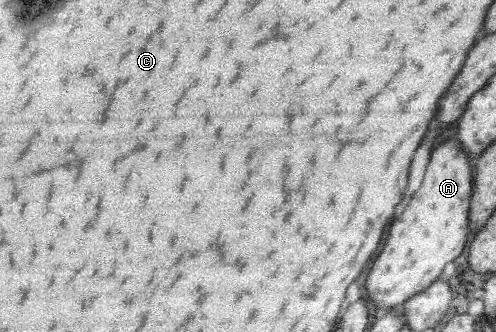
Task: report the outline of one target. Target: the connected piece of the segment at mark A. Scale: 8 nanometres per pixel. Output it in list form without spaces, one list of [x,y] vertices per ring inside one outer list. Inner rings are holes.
[[[458,140],[445,141],[431,152],[419,190],[411,194],[399,222],[389,224],[383,248],[367,272],[364,288],[377,308],[399,307],[425,290],[441,275],[443,266],[463,252],[469,231],[472,166]]]

